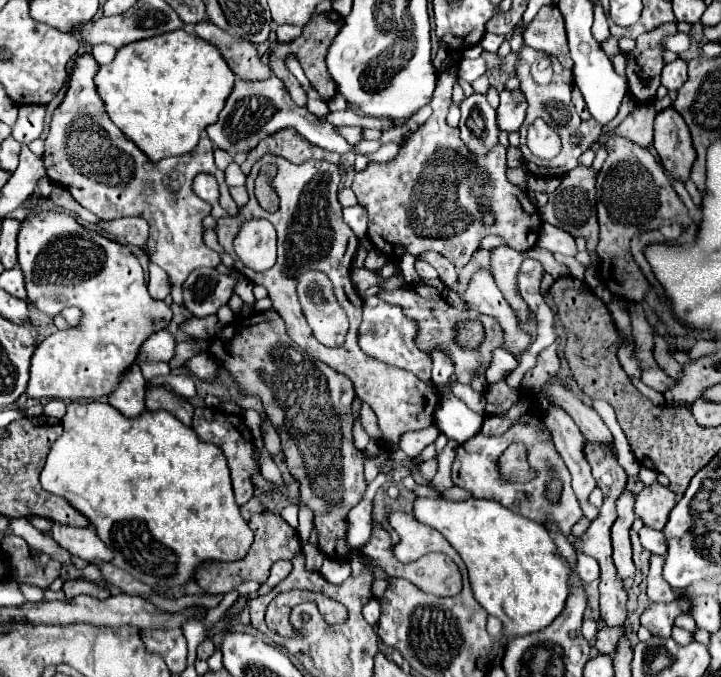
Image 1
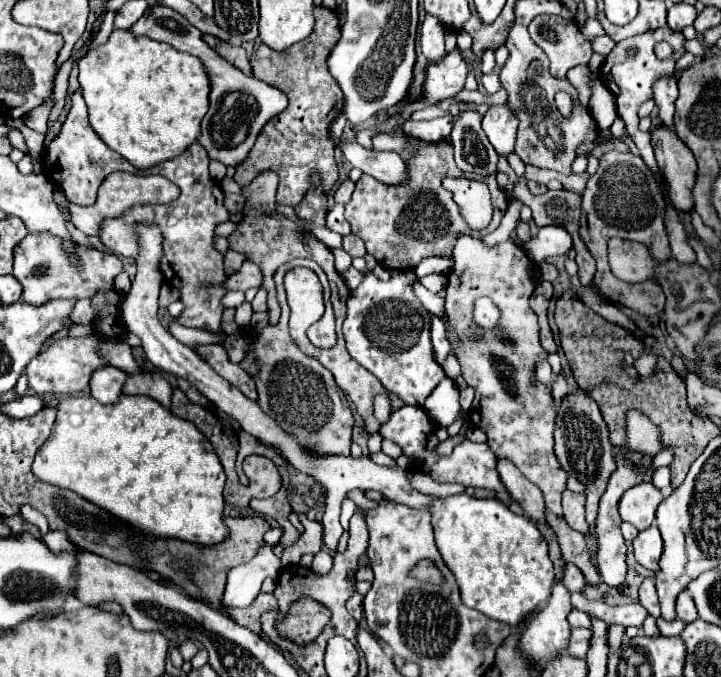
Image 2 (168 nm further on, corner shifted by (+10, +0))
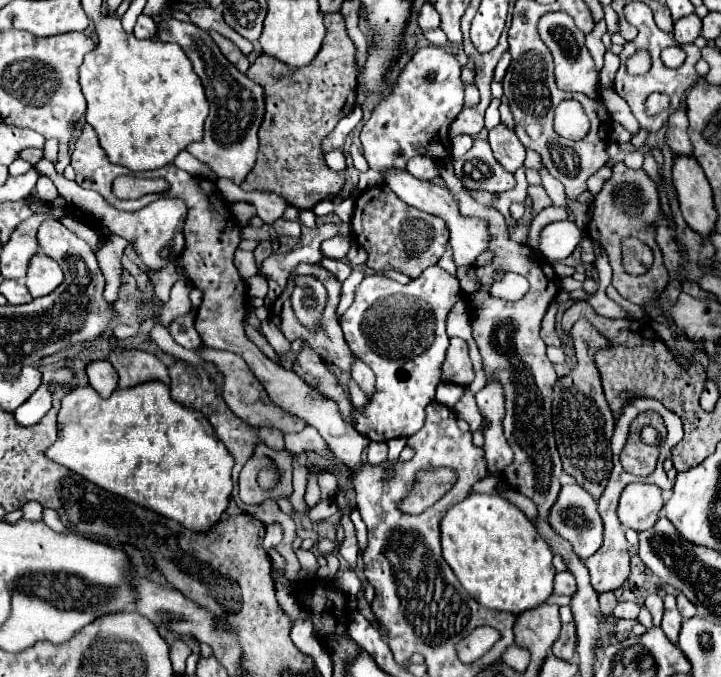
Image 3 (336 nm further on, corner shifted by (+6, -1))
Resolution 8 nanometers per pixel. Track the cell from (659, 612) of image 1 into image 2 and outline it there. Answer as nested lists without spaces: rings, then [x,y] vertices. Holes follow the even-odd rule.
[[[580,592],[571,593],[572,608],[588,612],[588,614],[596,614],[596,618],[602,618],[608,624],[620,624],[624,628],[628,626],[642,626],[644,618],[648,616],[648,612],[644,610],[644,606],[640,604],[628,604],[628,606],[608,606],[604,602],[594,602],[594,600],[586,600],[580,596]]]

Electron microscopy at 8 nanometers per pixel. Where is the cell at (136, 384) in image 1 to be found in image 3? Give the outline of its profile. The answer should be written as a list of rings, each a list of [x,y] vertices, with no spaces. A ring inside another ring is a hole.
[[[108,359],[92,361],[92,363],[86,367],[86,373],[88,373],[90,385],[98,391],[100,397],[110,397],[110,395],[114,393],[114,389],[118,387],[116,369],[112,367],[112,363],[110,363]]]

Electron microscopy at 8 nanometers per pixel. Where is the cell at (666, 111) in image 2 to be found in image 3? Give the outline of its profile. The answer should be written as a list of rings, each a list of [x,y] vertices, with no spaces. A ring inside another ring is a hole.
[[[680,103],[680,107],[670,115],[666,123],[666,141],[670,149],[678,155],[692,155],[692,145],[688,139],[688,119],[686,119],[686,107]]]

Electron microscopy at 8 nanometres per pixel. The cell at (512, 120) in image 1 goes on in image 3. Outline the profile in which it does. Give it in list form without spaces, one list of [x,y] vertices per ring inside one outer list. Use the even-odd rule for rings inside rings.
[[[500,123],[500,127],[494,127],[488,133],[488,141],[494,151],[494,157],[506,171],[514,173],[524,163],[526,149],[520,143],[520,139],[516,137],[516,133],[512,129],[508,129],[504,123]]]

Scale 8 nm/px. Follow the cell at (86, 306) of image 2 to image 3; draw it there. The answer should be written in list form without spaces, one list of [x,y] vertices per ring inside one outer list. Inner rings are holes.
[[[112,235],[110,239],[104,241],[104,245],[98,249],[96,257],[100,263],[102,273],[108,277],[106,279],[106,287],[104,287],[104,299],[114,305],[118,299],[118,287],[120,287],[120,273],[122,273],[122,253],[126,249],[126,241],[122,237]]]

